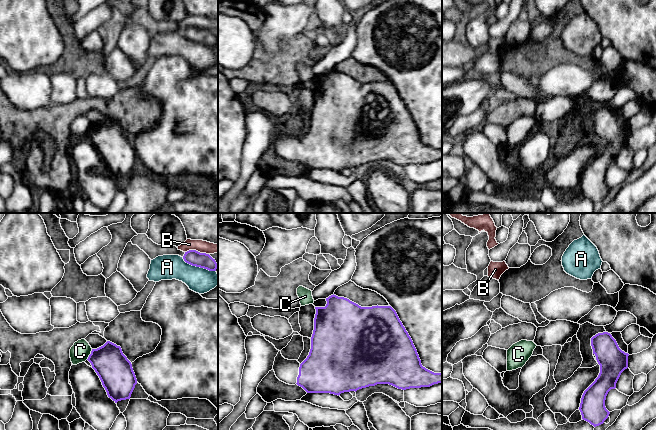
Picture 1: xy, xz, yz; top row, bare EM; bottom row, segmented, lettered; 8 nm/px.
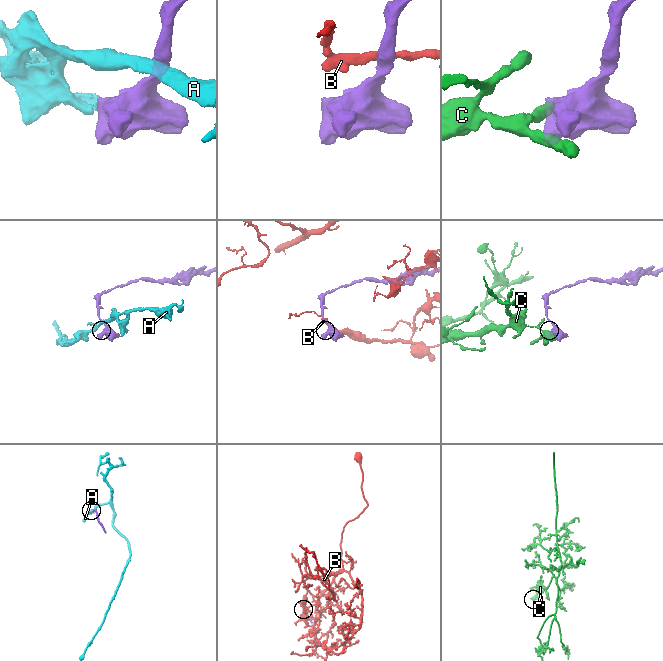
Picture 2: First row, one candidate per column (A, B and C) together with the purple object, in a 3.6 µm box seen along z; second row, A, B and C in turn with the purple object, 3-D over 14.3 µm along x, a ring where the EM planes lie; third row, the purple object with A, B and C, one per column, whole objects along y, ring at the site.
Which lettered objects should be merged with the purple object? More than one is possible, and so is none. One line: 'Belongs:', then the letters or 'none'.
Belongs: none

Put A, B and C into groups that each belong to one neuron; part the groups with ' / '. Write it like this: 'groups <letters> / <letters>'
groups A / B / C

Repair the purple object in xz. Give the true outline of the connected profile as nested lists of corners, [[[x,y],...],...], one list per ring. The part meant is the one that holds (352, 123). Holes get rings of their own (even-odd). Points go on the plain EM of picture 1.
[[[331,71],[325,83],[315,83],[311,125],[300,140],[297,161],[307,169],[340,171],[377,160],[389,160],[398,165],[430,163],[442,159],[442,149],[434,149],[422,142],[411,113],[391,82],[361,83],[344,73]]]

